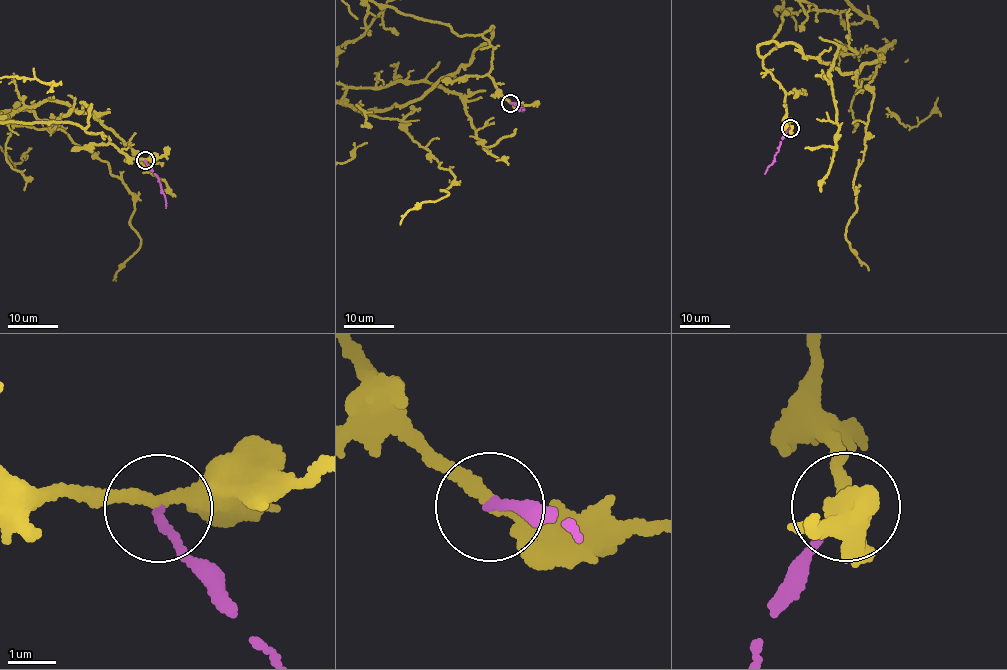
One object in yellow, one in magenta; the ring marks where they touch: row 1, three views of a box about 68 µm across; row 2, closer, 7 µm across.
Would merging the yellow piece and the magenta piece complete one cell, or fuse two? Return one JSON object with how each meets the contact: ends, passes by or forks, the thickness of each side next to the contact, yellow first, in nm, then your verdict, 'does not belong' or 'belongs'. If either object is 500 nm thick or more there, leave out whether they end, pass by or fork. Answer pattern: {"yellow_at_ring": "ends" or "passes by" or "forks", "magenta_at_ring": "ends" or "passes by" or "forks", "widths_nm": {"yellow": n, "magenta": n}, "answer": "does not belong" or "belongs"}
{"yellow_at_ring": "passes by", "magenta_at_ring": "ends", "widths_nm": {"yellow": 280, "magenta": 170}, "answer": "does not belong"}

